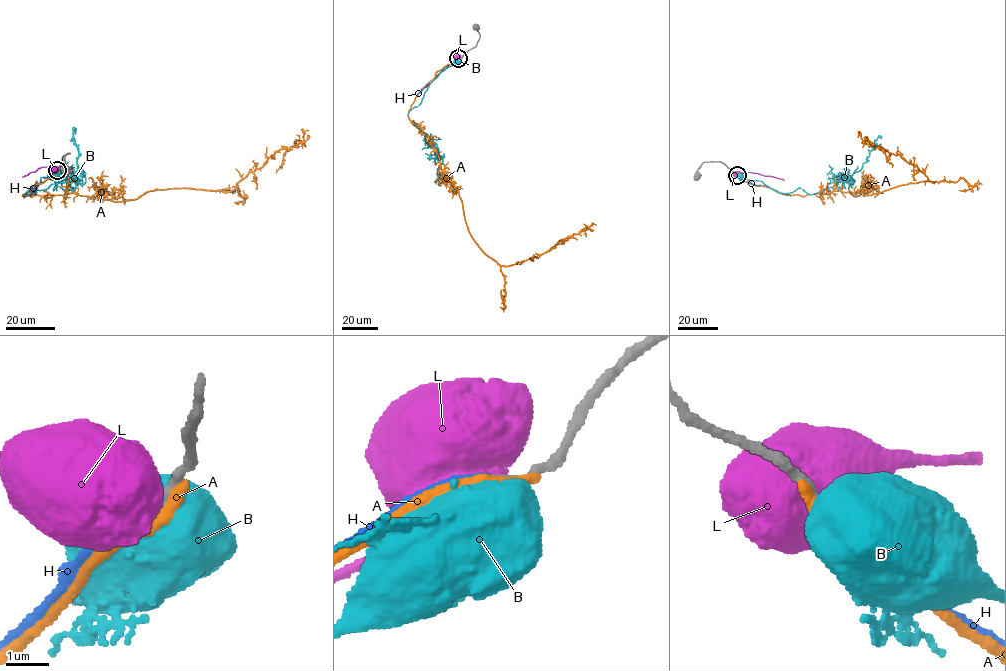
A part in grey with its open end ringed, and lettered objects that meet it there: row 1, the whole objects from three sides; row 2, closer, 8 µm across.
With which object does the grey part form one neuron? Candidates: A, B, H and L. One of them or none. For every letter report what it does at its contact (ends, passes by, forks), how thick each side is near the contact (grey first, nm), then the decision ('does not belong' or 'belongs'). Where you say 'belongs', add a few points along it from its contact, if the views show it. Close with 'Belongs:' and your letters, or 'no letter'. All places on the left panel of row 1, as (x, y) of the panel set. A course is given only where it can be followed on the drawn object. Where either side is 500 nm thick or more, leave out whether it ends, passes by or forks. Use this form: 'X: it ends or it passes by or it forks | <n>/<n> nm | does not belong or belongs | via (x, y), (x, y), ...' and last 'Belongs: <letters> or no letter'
A: it ends | 280/280 nm | does not belong
B: 240/900 nm | does not belong
H: it ends | 240/240 nm | belongs | via (57, 170), (42, 183), (37, 183), (26, 196)
L: 240/850 nm | does not belong
Belongs: H

